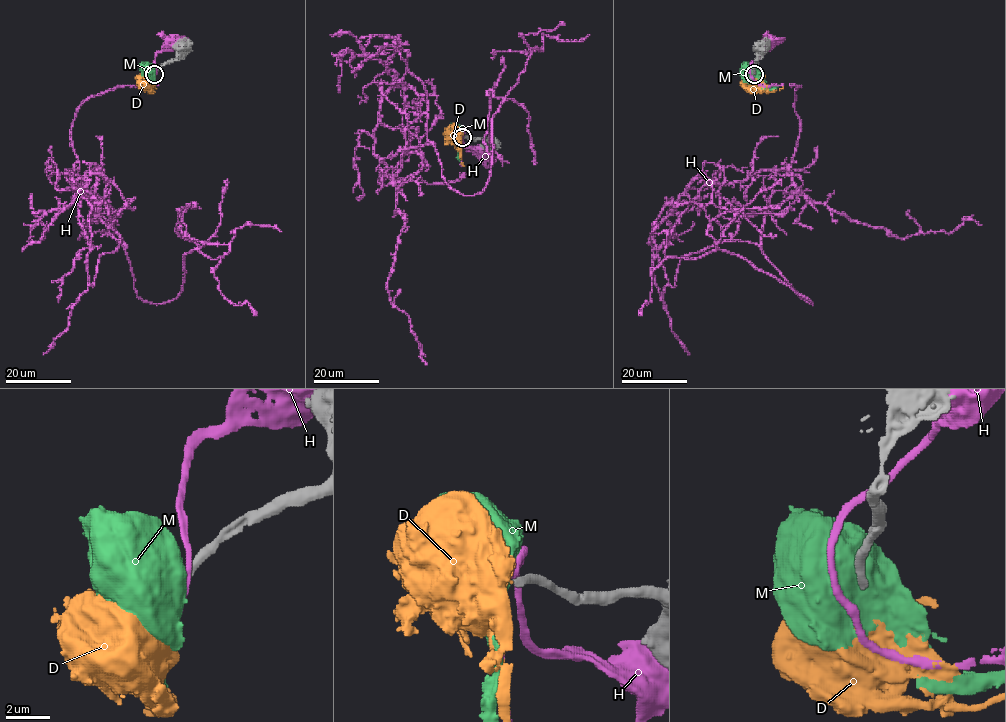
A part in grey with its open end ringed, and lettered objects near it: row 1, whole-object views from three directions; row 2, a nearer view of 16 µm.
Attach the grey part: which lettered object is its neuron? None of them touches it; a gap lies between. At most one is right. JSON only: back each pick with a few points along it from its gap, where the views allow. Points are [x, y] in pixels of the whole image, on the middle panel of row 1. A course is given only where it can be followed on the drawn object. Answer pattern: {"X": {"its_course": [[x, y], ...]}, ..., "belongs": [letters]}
{"belongs": []}

